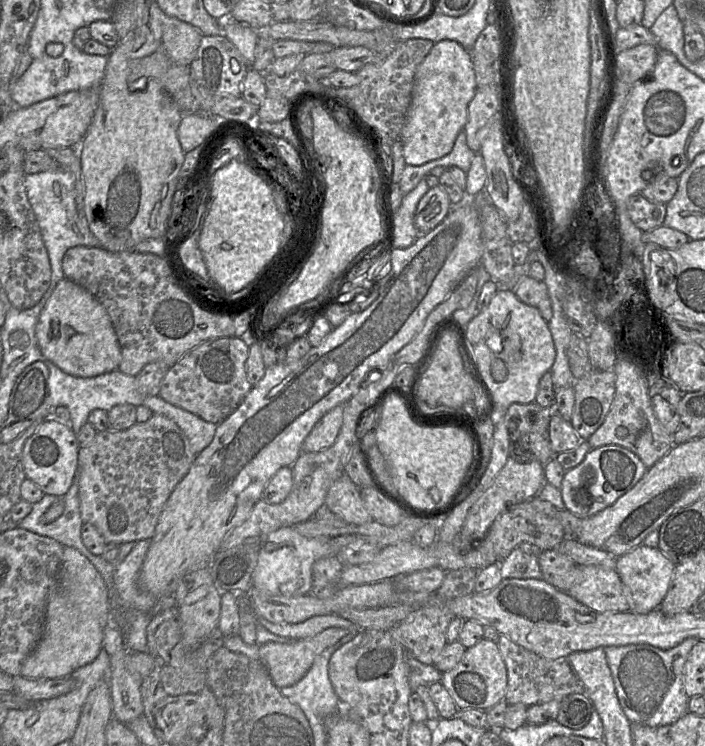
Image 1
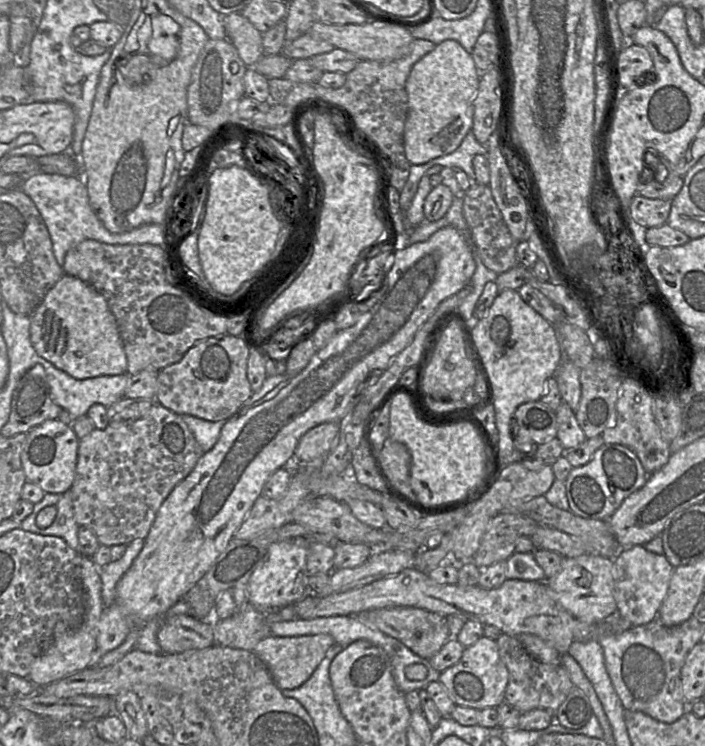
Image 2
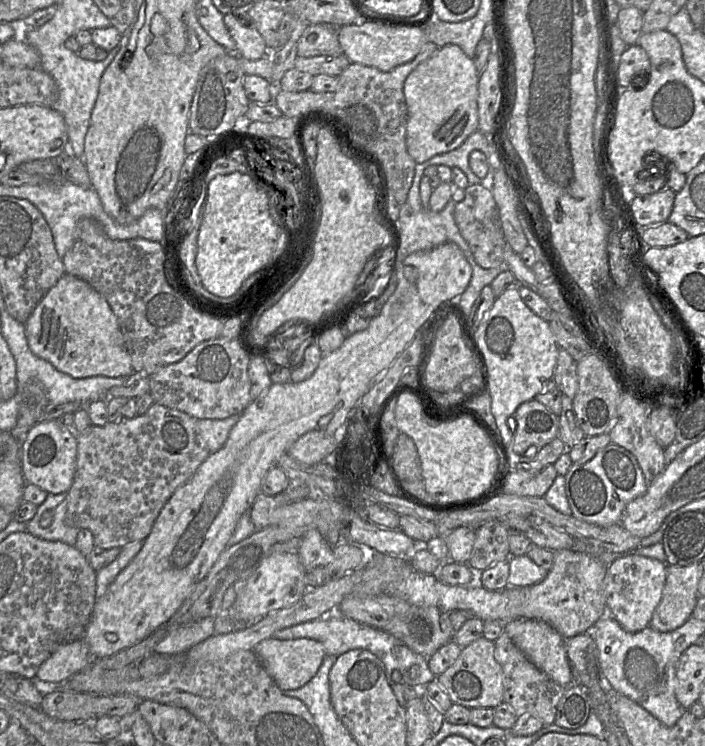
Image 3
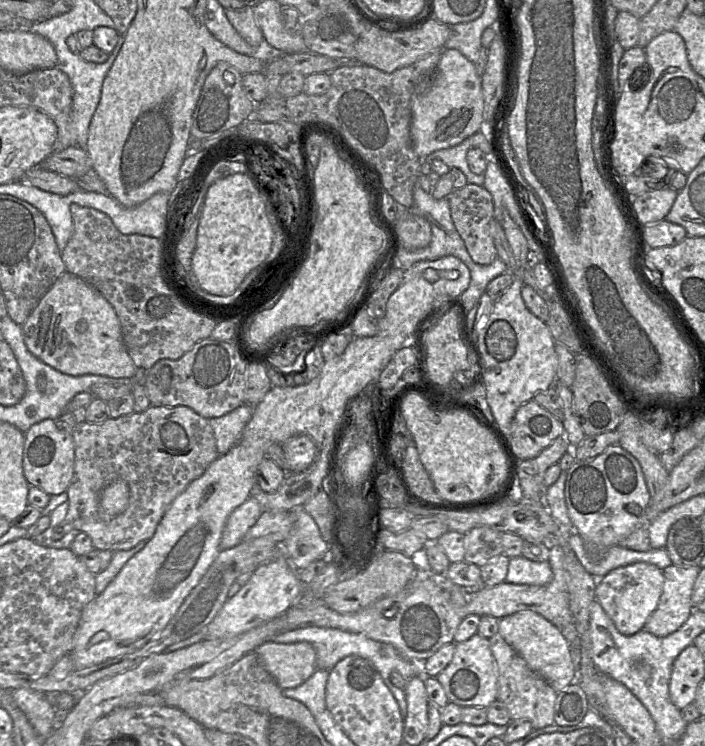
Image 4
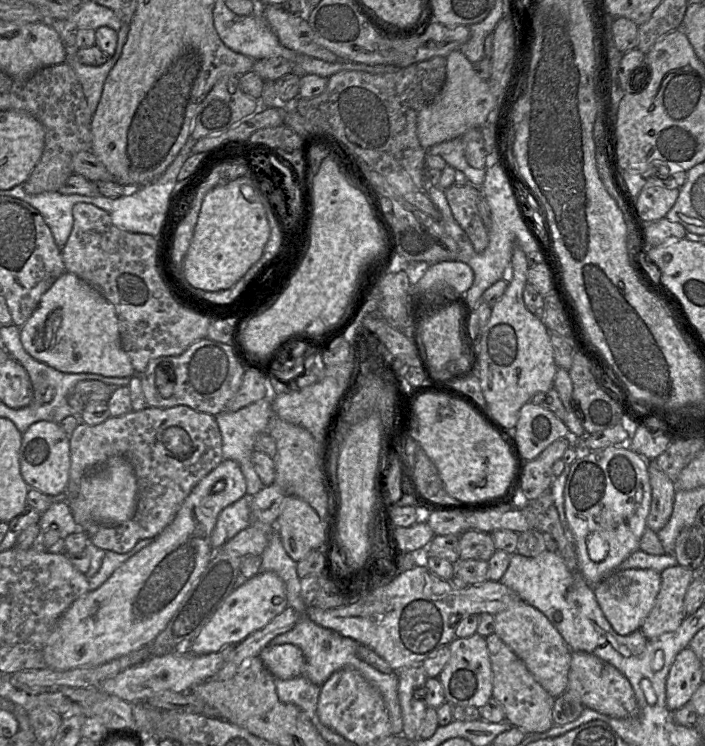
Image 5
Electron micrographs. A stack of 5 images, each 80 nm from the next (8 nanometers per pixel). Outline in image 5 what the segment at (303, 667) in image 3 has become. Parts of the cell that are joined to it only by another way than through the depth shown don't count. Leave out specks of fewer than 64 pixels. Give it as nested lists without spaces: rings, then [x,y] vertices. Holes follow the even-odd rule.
[[[267,645],[258,657],[274,678],[289,680],[302,675],[305,658],[296,645]]]

